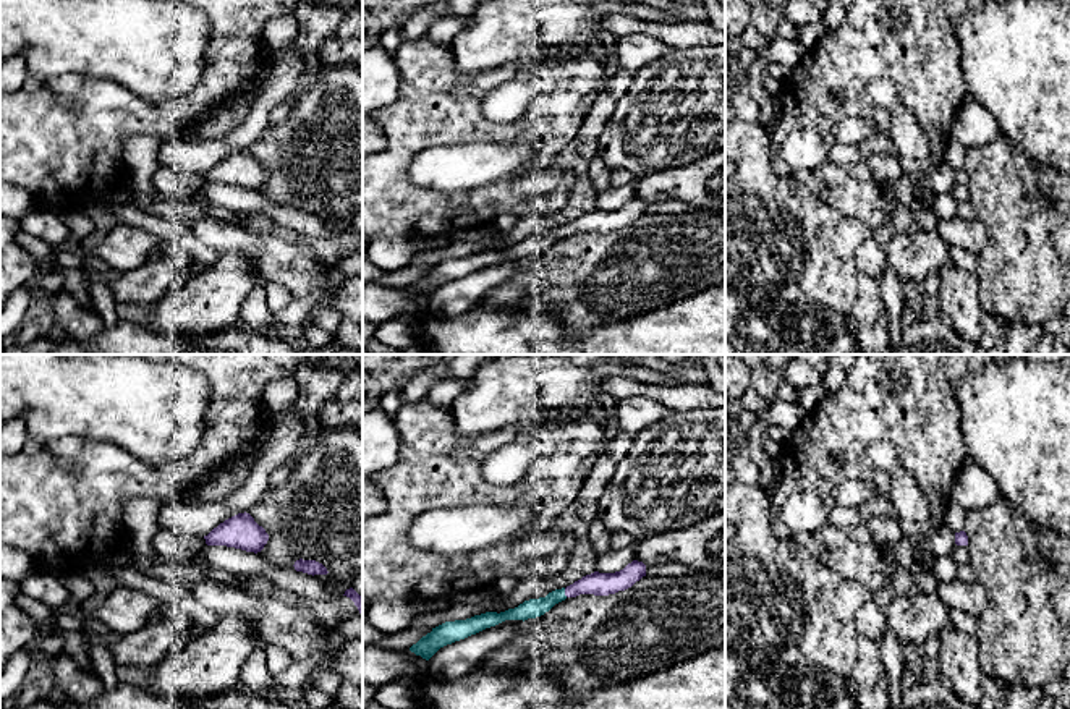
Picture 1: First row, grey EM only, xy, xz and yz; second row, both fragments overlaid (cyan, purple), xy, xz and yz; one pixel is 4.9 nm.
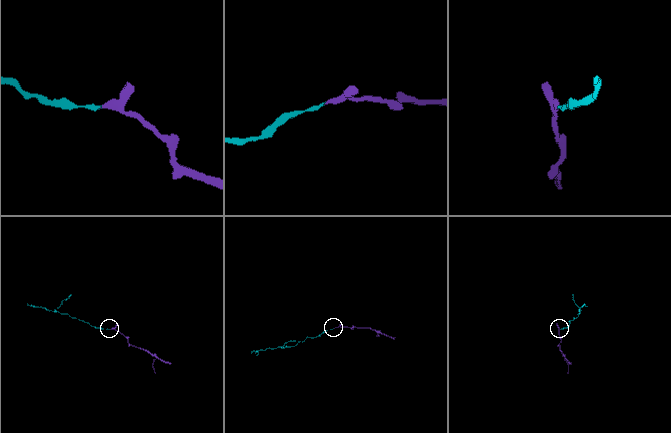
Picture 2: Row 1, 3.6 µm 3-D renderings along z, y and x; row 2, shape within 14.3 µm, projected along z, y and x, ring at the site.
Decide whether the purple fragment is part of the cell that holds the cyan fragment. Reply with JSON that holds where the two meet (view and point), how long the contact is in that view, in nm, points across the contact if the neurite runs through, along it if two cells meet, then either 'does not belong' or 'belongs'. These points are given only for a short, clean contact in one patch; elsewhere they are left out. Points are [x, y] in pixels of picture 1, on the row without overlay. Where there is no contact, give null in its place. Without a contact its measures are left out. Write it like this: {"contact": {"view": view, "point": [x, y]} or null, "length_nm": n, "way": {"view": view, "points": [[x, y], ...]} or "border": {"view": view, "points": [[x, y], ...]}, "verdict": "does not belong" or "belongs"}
{"contact": {"view": "xz", "point": [564, 230]}, "length_nm": 50, "verdict": "belongs"}

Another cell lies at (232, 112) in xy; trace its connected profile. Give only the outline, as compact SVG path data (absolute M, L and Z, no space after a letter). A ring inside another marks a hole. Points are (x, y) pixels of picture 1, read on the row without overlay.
M261 86L253 87L248 92L241 92L222 105L214 108L193 131L186 139L206 141L217 139L240 123L244 121L248 113L251 112L253 102L259 94Z

